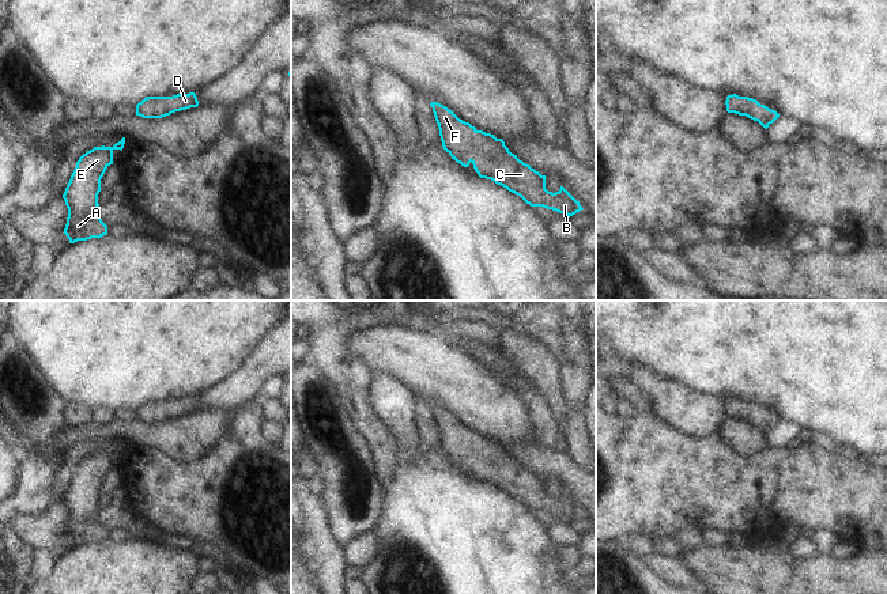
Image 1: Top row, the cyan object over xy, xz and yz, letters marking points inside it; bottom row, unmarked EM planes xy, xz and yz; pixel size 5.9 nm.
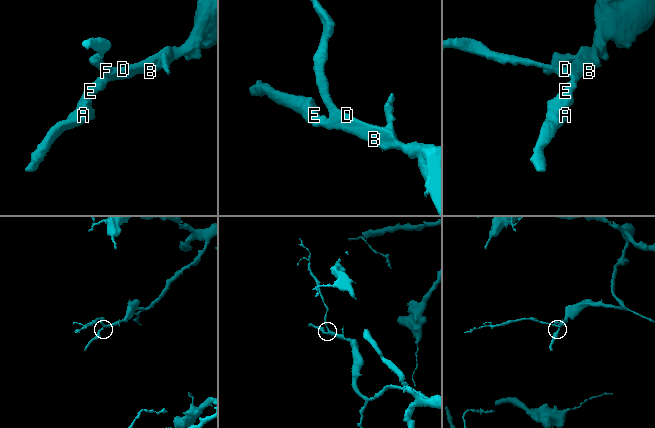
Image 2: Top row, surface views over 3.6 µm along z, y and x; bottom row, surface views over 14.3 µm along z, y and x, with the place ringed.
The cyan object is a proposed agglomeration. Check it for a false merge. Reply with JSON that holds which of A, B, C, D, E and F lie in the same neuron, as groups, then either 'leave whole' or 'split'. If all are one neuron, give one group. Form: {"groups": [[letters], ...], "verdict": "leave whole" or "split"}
{"groups": [["A", "B", "C", "D", "E", "F"]], "verdict": "leave whole"}

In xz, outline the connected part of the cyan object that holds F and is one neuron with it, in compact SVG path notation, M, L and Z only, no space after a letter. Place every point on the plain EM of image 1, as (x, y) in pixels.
M431 406L430 410L442 451L457 468L464 472L472 468L480 483L506 492L531 511L543 511L569 522L584 514L563 491L555 497L548 496L547 481L512 458L502 443L478 435L438 406Z

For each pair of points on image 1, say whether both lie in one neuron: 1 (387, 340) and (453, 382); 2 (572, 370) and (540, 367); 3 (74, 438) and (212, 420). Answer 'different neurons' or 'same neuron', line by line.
1: same neuron
2: different neurons
3: same neuron

